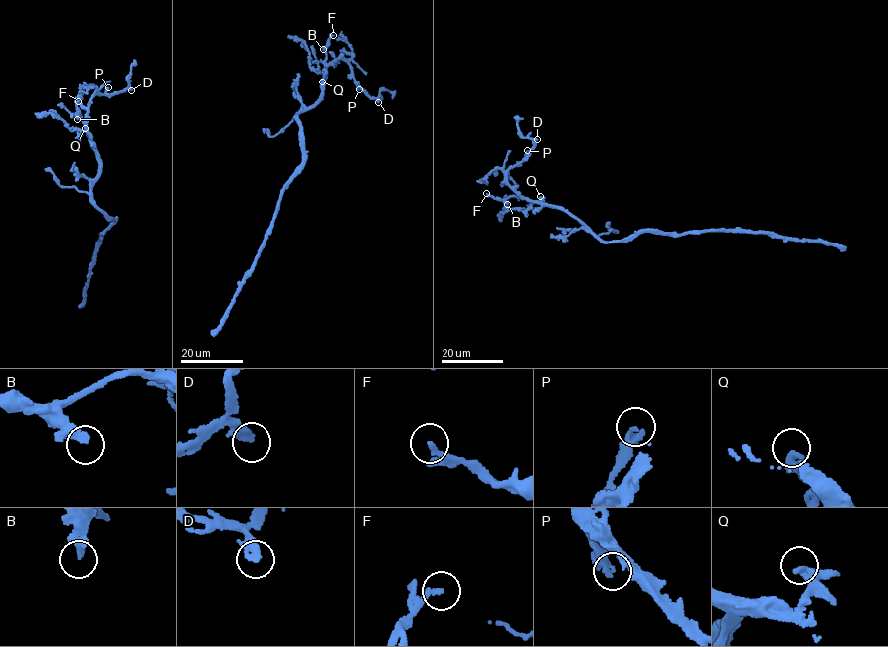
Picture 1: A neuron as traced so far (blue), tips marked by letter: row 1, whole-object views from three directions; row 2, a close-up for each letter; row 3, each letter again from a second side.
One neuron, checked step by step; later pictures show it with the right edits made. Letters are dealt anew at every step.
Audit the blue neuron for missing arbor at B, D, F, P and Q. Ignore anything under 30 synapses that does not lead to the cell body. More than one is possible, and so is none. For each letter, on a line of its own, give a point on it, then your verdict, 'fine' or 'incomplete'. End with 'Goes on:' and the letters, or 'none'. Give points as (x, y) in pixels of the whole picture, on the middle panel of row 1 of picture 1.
B: place (323, 49); fine
D: place (378, 102); incomplete
F: place (333, 35); incomplete
P: place (359, 89); fine
Q: place (322, 81); fine
Goes on: D, F

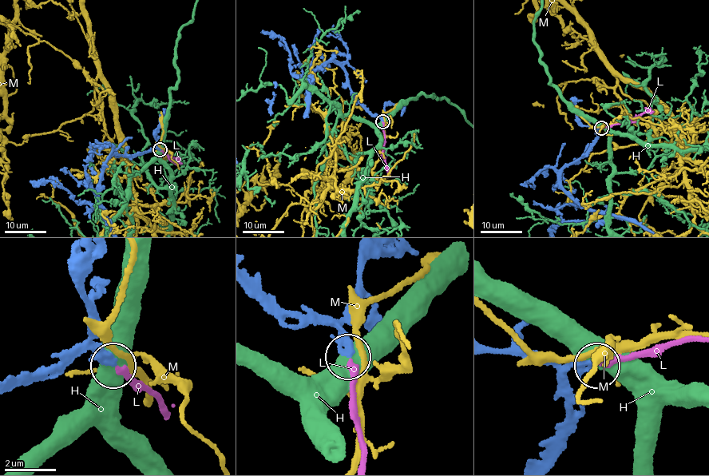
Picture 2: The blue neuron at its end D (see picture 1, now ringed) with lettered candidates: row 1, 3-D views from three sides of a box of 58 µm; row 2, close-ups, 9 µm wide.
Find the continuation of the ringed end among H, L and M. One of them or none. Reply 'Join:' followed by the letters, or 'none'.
Join: L

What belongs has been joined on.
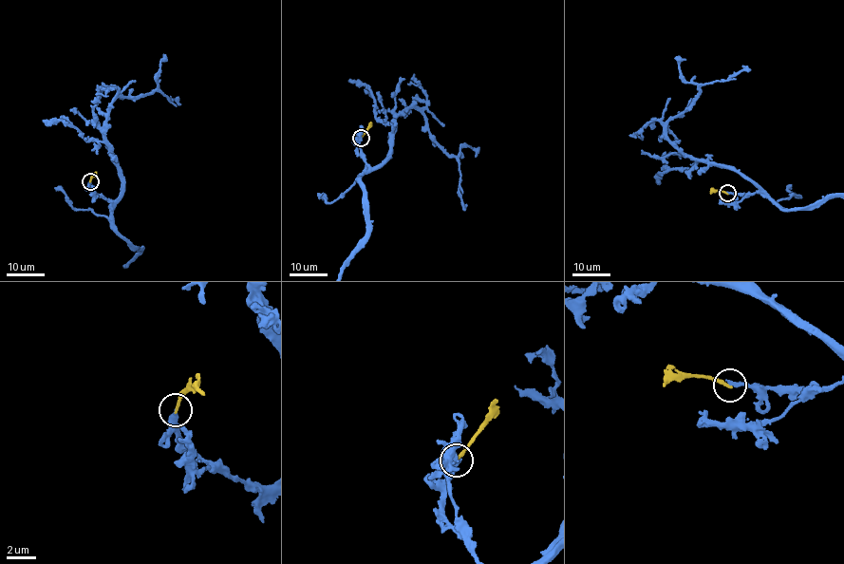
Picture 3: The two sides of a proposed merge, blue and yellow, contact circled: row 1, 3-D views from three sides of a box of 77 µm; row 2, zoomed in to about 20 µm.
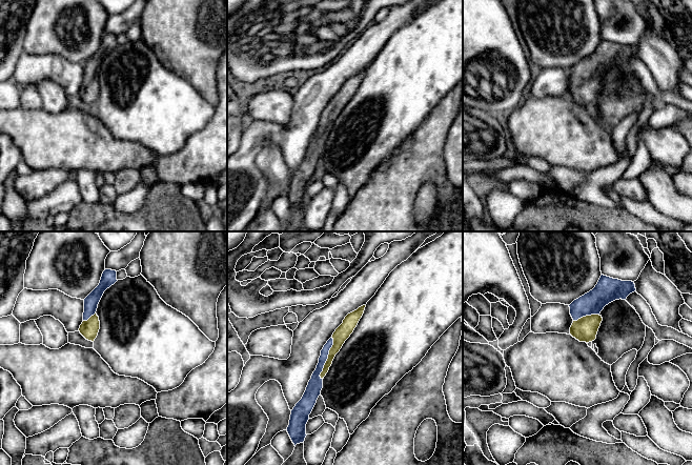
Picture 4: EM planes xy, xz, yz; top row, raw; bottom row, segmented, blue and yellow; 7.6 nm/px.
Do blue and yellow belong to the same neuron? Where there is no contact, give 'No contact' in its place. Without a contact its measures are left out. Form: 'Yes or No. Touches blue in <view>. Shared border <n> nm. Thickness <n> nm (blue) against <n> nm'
Yes. Touches blue in xz. Shared border 340 nm. Thickness 120 nm (blue) against 110 nm

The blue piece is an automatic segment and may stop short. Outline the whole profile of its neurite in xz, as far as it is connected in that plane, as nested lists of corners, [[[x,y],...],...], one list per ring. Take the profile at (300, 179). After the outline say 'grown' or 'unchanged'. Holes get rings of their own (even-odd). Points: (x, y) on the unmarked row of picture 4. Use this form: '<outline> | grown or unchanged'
[[[366,69],[348,78],[343,87],[335,94],[332,101],[327,105],[321,115],[319,127],[308,146],[302,163],[291,175],[287,197],[294,208],[304,207],[306,202],[306,188],[311,178],[321,155],[323,153],[323,143],[329,135],[335,119],[340,116],[345,105],[350,101],[362,82]]] | grown

